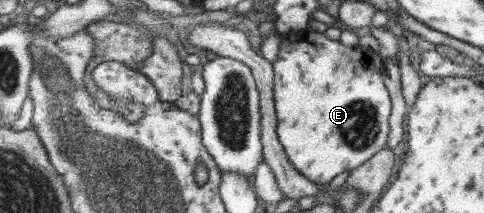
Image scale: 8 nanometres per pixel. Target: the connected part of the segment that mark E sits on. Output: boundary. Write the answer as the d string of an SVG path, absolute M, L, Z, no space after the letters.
M315 32L315 44L304 33L286 35L274 64L274 93L278 114L278 137L288 160L317 184L331 182L339 174L354 171L385 149L391 132L392 98L381 70L385 62L371 50L343 46L324 33Z

